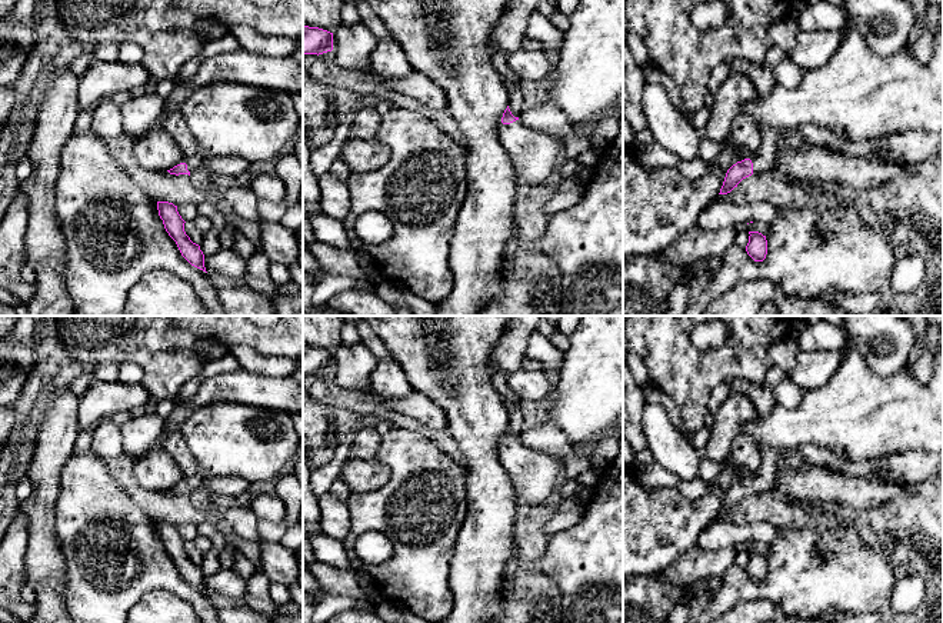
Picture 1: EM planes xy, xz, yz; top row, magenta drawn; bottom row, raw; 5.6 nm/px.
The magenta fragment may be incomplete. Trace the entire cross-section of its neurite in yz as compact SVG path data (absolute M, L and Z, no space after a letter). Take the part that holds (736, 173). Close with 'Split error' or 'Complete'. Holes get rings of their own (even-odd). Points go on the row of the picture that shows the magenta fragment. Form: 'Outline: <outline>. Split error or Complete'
Outline: M929 3L922 20L924 31L934 34L929 63L920 63L914 57L913 41L897 53L882 57L872 51L859 31L849 30L826 64L803 70L797 87L789 90L774 84L769 96L744 103L742 113L763 130L762 144L752 159L737 161L727 170L719 194L730 193L753 173L774 171L780 151L802 149L807 141L794 131L797 126L812 124L832 133L843 131L852 141L906 130L943 133L943 27L939 7Z. Split error

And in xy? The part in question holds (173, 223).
Outline: M157 201L159 216L163 220L169 236L176 241L181 256L194 267L206 271L204 254L200 246L193 243L184 231L184 220L177 211L177 206L169 201Z. Complete

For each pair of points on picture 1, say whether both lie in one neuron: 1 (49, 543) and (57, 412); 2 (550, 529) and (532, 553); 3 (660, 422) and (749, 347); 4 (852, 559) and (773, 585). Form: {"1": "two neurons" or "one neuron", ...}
{"1": "one neuron", "2": "two neurons", "3": "two neurons", "4": "one neuron"}

